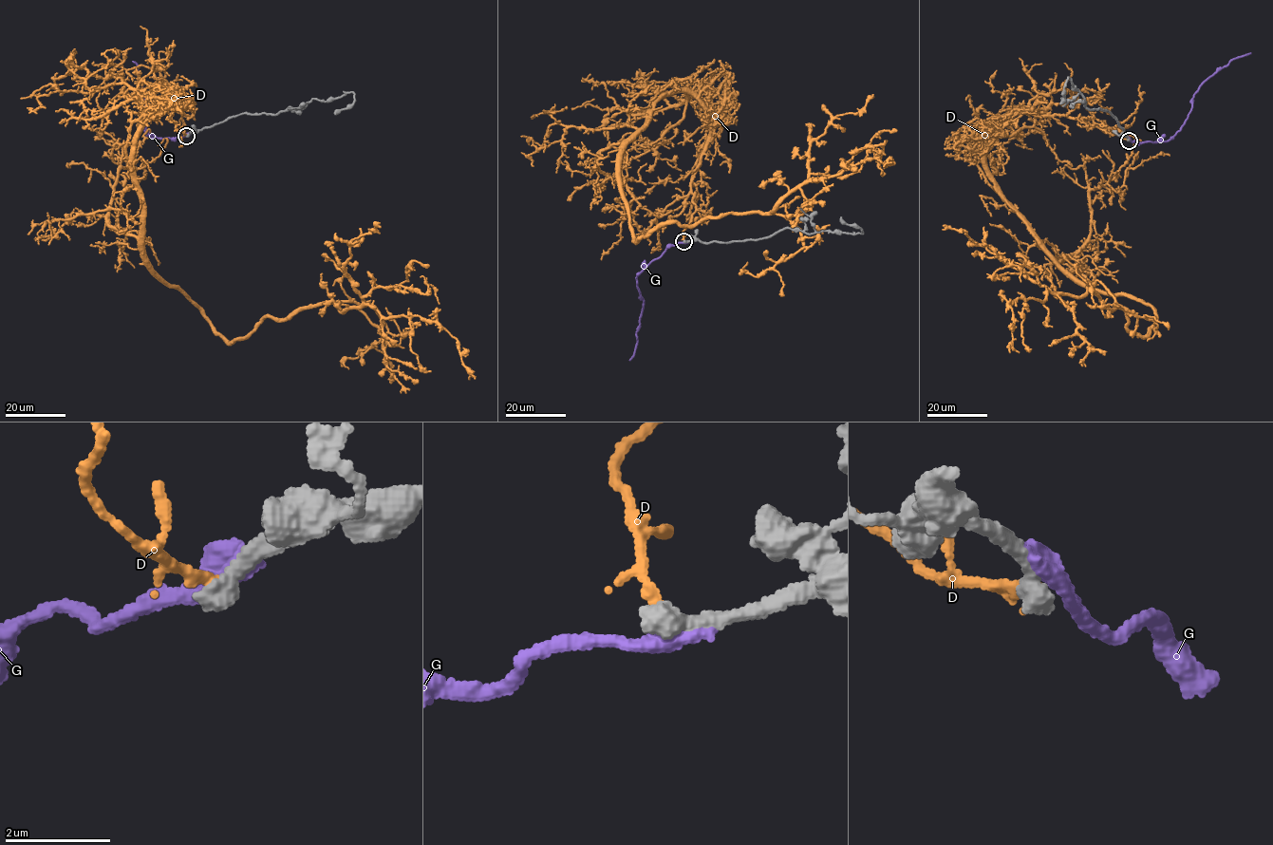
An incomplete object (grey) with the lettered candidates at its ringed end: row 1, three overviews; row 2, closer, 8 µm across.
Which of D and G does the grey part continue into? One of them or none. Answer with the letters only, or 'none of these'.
none of these

